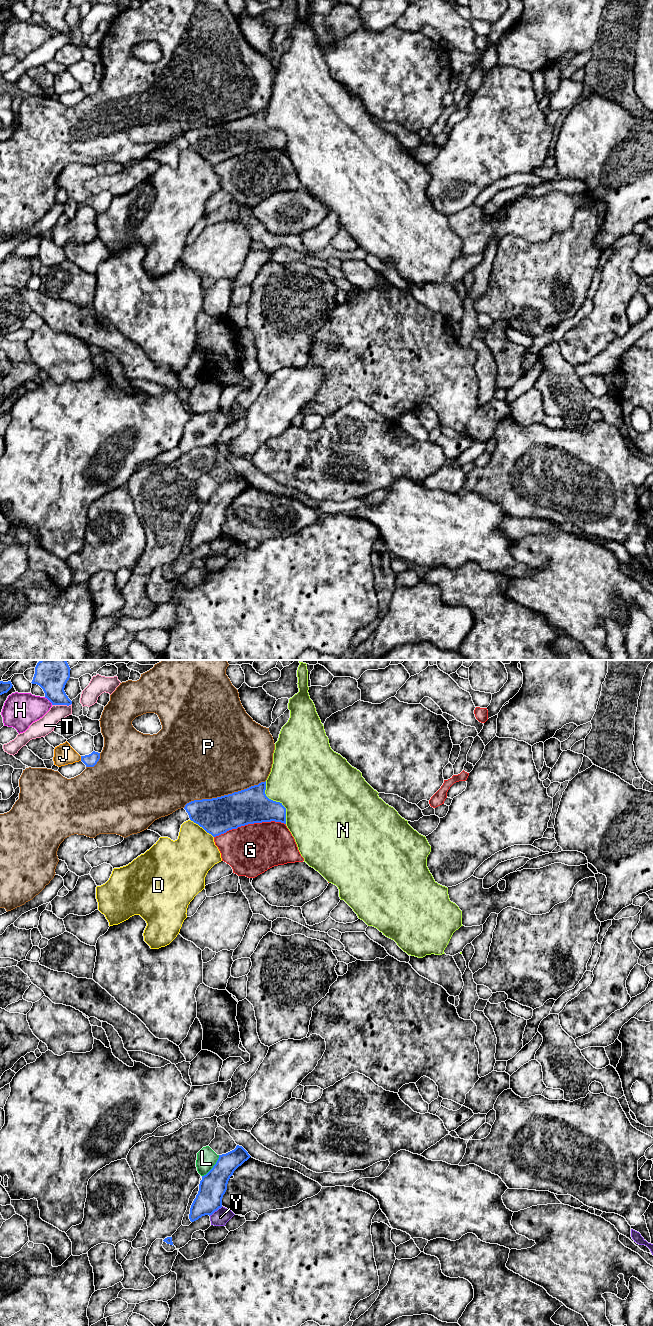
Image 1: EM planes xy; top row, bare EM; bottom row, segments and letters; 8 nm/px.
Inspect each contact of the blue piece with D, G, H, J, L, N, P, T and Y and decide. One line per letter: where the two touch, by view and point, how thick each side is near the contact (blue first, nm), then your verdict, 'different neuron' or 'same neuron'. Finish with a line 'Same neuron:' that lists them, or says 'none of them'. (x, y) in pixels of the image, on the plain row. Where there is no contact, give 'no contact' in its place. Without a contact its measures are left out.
D: meets blue in xy at (202, 155); 300 nm thick on the blue side, 360 nm on the other; different neuron
G: meets blue in xy at (249, 151); 280 nm thick on the blue side, 400 nm on the other; different neuron
H: meets blue in xy at (48, 27); 190 nm thick on the blue side, 280 nm on the other; different neuron
J: meets blue in xy at (81, 86); 100 nm thick on the blue side, 170 nm on the other; different neuron
L: meets blue in xy at (213, 494); 220 nm thick on the blue side, 160 nm on the other; different neuron
N: meets blue in xy at (275, 129); 280 nm thick on the blue side, 460 nm on the other; different neuron
P: meets blue in xy at (224, 123); 300 nm thick on the blue side, 500 nm on the other; different neuron
T: meets blue in xy at (61, 32); 190 nm thick on the blue side, 140 nm on the other; different neuron
Y: meets blue in xy at (215, 538); 220 nm thick on the blue side, 130 nm on the other; different neuron
Same neuron: none of them

